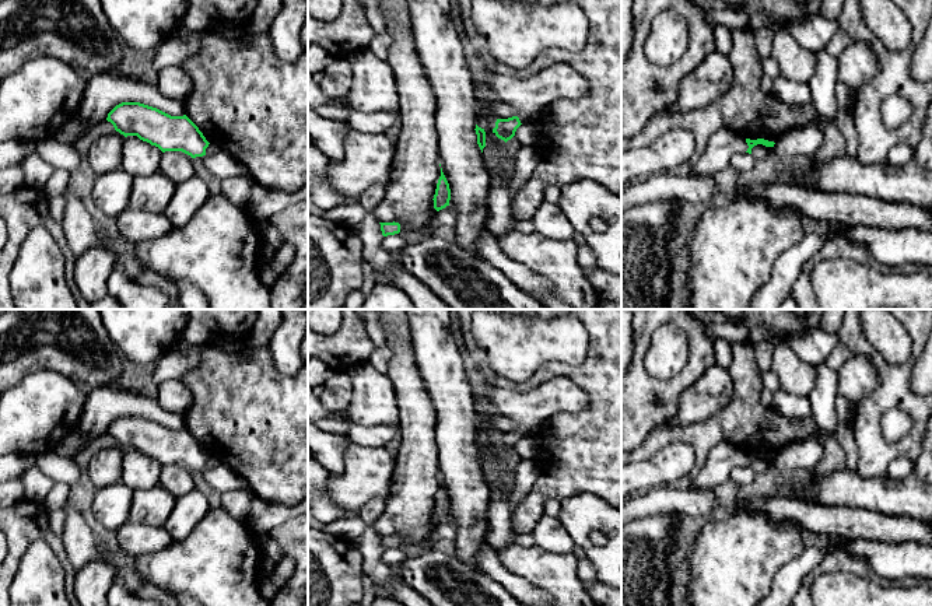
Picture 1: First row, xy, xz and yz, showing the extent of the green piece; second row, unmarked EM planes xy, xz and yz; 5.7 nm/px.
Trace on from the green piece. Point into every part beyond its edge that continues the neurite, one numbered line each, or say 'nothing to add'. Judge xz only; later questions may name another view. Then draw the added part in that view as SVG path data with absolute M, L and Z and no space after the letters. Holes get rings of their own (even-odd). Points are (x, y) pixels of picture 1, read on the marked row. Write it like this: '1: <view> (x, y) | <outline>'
1: xz (526, 95) | M567 62L554 63L536 74L530 74L529 77L511 77L486 70L483 70L481 74L490 95L497 101L511 105L521 123L532 113L540 112L554 101L579 99L589 90L588 81Z

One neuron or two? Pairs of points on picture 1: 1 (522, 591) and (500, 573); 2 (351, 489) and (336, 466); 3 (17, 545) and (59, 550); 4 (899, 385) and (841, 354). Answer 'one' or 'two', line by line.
1: one
2: two
3: one
4: two

